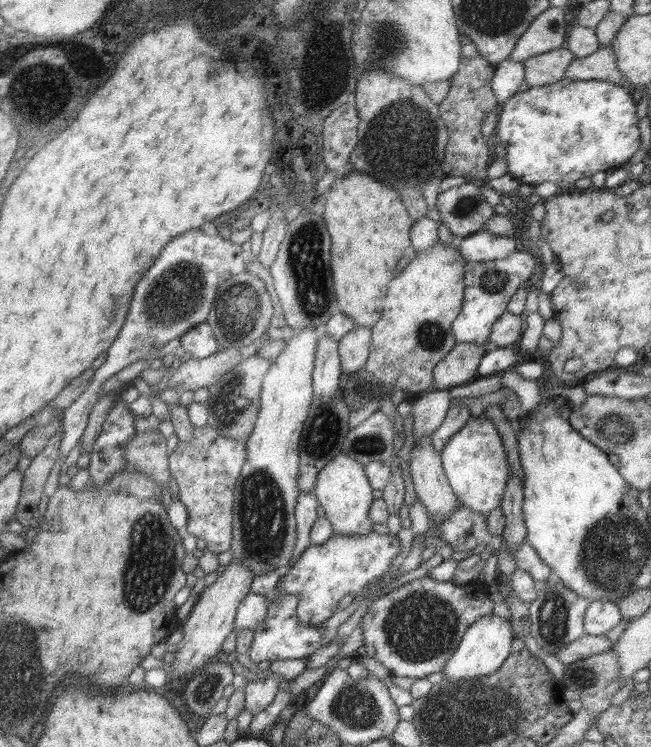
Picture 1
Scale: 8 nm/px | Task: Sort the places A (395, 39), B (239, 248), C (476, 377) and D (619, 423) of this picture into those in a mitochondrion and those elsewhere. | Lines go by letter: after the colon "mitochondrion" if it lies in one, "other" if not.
A: mitochondrion
B: other
C: other
D: mitochondrion

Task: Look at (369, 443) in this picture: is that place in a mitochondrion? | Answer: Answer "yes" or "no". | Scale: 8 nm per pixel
yes

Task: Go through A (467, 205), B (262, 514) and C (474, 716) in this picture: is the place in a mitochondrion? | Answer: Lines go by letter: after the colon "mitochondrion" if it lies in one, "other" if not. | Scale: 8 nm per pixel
A: mitochondrion
B: mitochondrion
C: mitochondrion

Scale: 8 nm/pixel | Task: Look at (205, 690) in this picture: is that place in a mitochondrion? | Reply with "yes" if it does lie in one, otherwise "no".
yes

